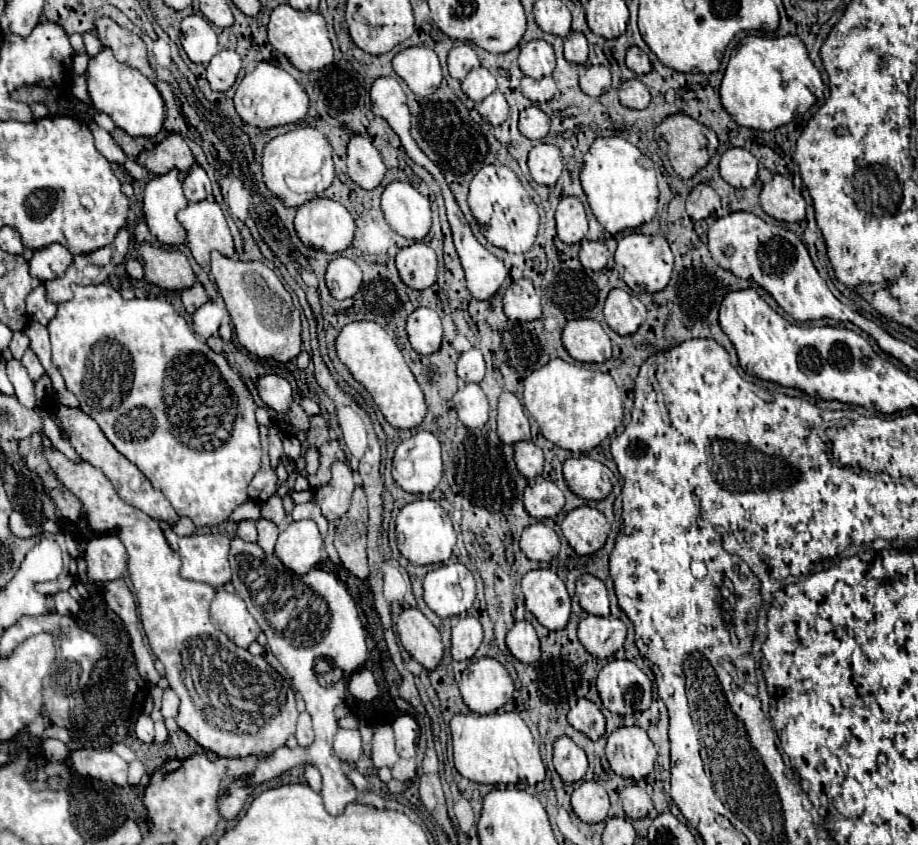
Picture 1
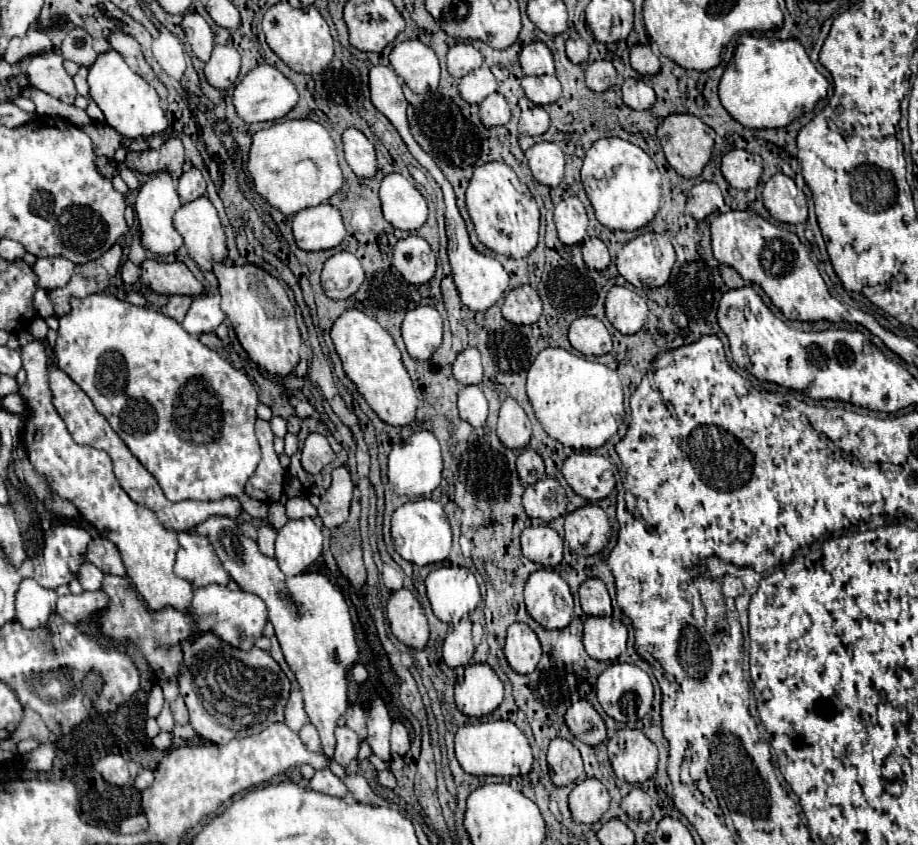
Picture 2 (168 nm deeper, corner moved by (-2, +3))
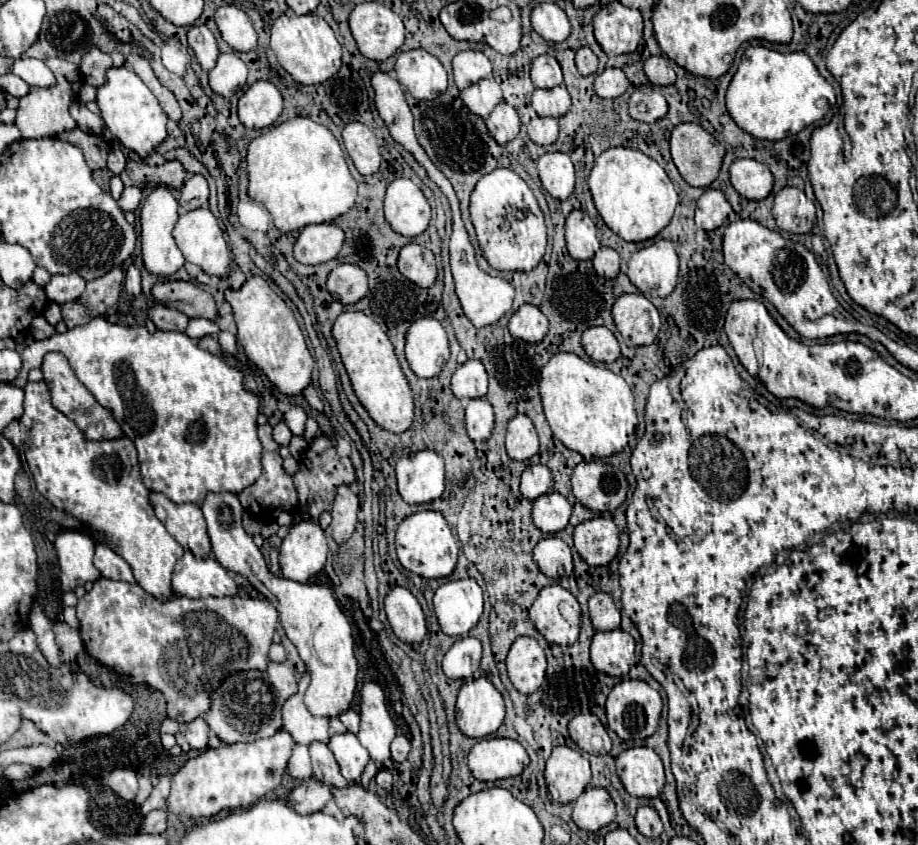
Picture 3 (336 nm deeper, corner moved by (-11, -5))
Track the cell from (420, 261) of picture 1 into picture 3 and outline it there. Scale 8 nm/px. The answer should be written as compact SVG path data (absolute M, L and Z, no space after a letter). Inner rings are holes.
M408 243L400 249L398 269L406 279L416 283L418 287L430 287L436 281L434 255L430 249L418 243Z

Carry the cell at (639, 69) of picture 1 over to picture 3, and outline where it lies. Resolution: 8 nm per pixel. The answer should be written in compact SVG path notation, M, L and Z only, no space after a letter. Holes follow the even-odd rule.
M664 55L658 57L648 57L644 63L644 73L654 85L672 85L676 81L676 73L670 67L670 61Z

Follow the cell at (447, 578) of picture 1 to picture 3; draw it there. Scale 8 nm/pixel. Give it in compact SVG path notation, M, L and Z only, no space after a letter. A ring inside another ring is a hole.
M474 579L448 581L434 593L434 613L438 625L452 637L468 635L482 617L482 605L482 589Z

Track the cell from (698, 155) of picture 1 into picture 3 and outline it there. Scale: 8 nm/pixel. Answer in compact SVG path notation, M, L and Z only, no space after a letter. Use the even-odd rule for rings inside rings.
M680 123L670 137L672 159L692 187L708 187L722 167L724 147L700 125Z

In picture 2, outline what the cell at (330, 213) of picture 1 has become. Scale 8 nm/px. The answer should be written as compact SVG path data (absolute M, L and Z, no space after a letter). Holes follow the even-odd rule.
M329 203L307 207L293 219L293 235L301 249L321 251L333 249L343 243L347 229L341 219L341 211Z

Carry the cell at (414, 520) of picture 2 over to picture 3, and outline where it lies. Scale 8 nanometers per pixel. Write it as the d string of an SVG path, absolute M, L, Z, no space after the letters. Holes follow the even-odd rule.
M418 511L410 517L406 517L398 529L396 529L396 553L404 569L410 573L416 573L426 579L442 579L448 577L458 561L458 545L456 539L444 519L438 511Z

